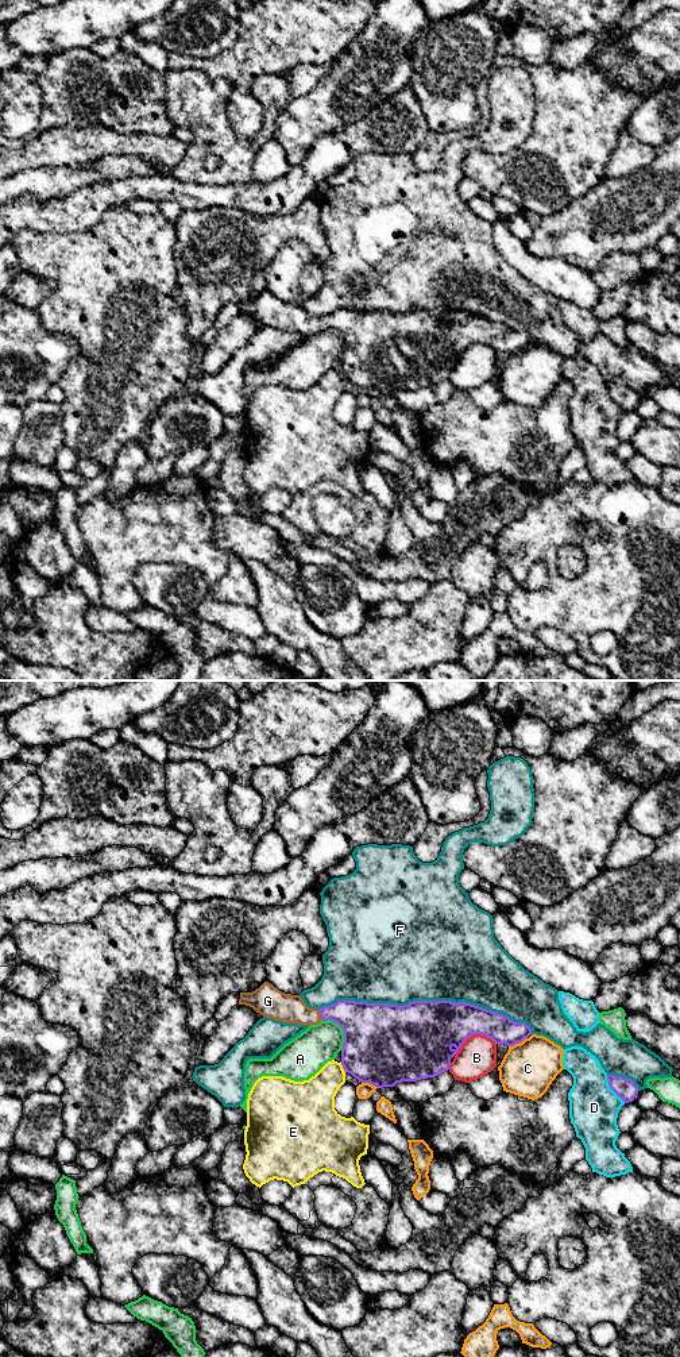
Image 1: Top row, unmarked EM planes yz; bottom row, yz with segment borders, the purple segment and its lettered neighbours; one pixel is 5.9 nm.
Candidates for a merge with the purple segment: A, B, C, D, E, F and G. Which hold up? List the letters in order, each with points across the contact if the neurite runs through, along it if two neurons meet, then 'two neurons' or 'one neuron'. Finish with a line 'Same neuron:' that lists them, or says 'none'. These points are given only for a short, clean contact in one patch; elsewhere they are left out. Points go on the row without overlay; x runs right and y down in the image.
A: two neurons
B: two neurons
C: two neurons
D: two neurons
E: along yz (340, 370), (343, 376) | two neurons
F: two neurons
G: across yz (360, 330), (348, 323), (320, 323), (301, 323), (290, 317) | one neuron
Same neuron: G

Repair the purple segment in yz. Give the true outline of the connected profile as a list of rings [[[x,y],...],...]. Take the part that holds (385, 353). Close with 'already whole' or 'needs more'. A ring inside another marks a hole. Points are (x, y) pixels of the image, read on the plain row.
[[[264,290],[252,301],[240,301],[239,313],[252,316],[263,325],[285,332],[317,334],[333,329],[344,339],[341,374],[355,388],[378,397],[394,396],[402,390],[434,386],[449,378],[451,367],[474,343],[491,347],[495,352],[513,355],[532,343],[525,331],[471,313],[451,309],[414,309],[409,313],[337,309],[331,315],[310,317],[300,304],[285,302]]]; needs more

